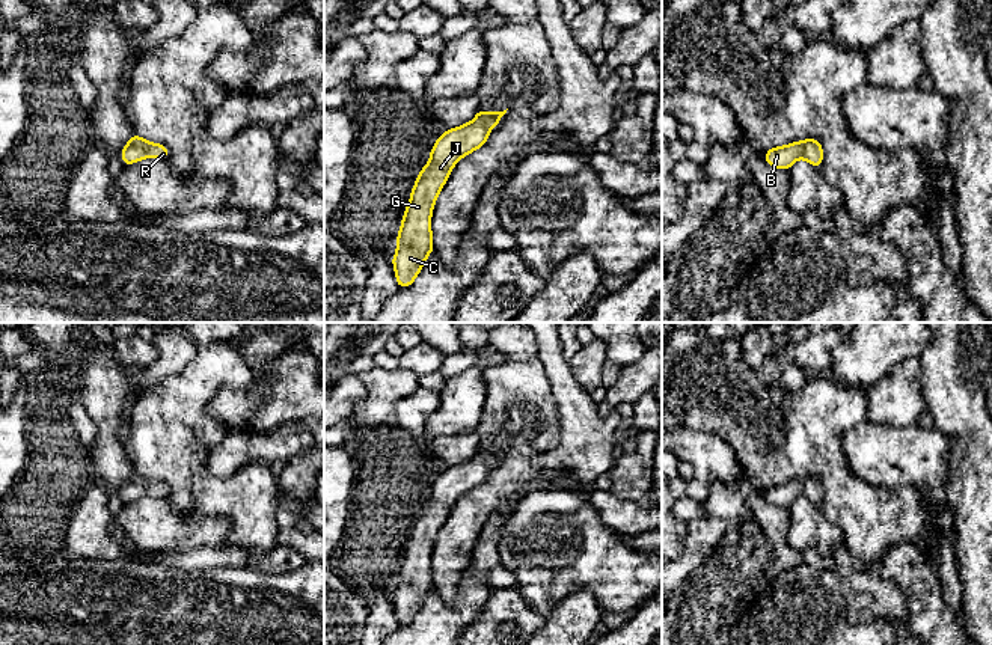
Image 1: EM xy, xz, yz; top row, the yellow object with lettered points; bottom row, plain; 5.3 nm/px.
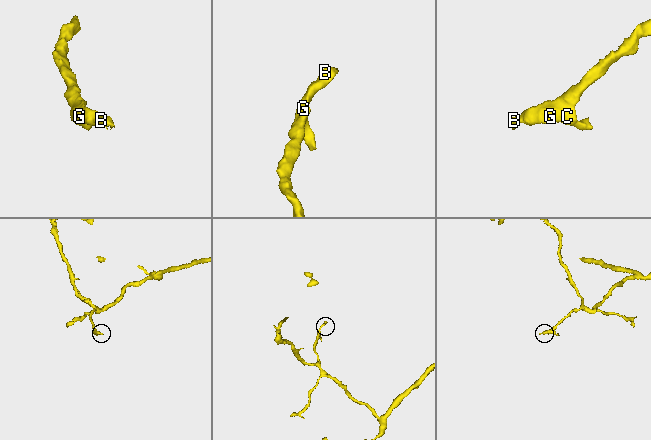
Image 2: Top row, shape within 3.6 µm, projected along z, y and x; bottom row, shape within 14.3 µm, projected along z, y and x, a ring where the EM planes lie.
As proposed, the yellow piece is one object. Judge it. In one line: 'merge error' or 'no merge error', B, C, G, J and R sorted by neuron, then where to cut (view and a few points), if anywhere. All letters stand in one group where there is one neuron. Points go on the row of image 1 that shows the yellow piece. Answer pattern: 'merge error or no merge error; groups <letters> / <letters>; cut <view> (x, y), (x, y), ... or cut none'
no merge error; groups B C G J R; cut none

